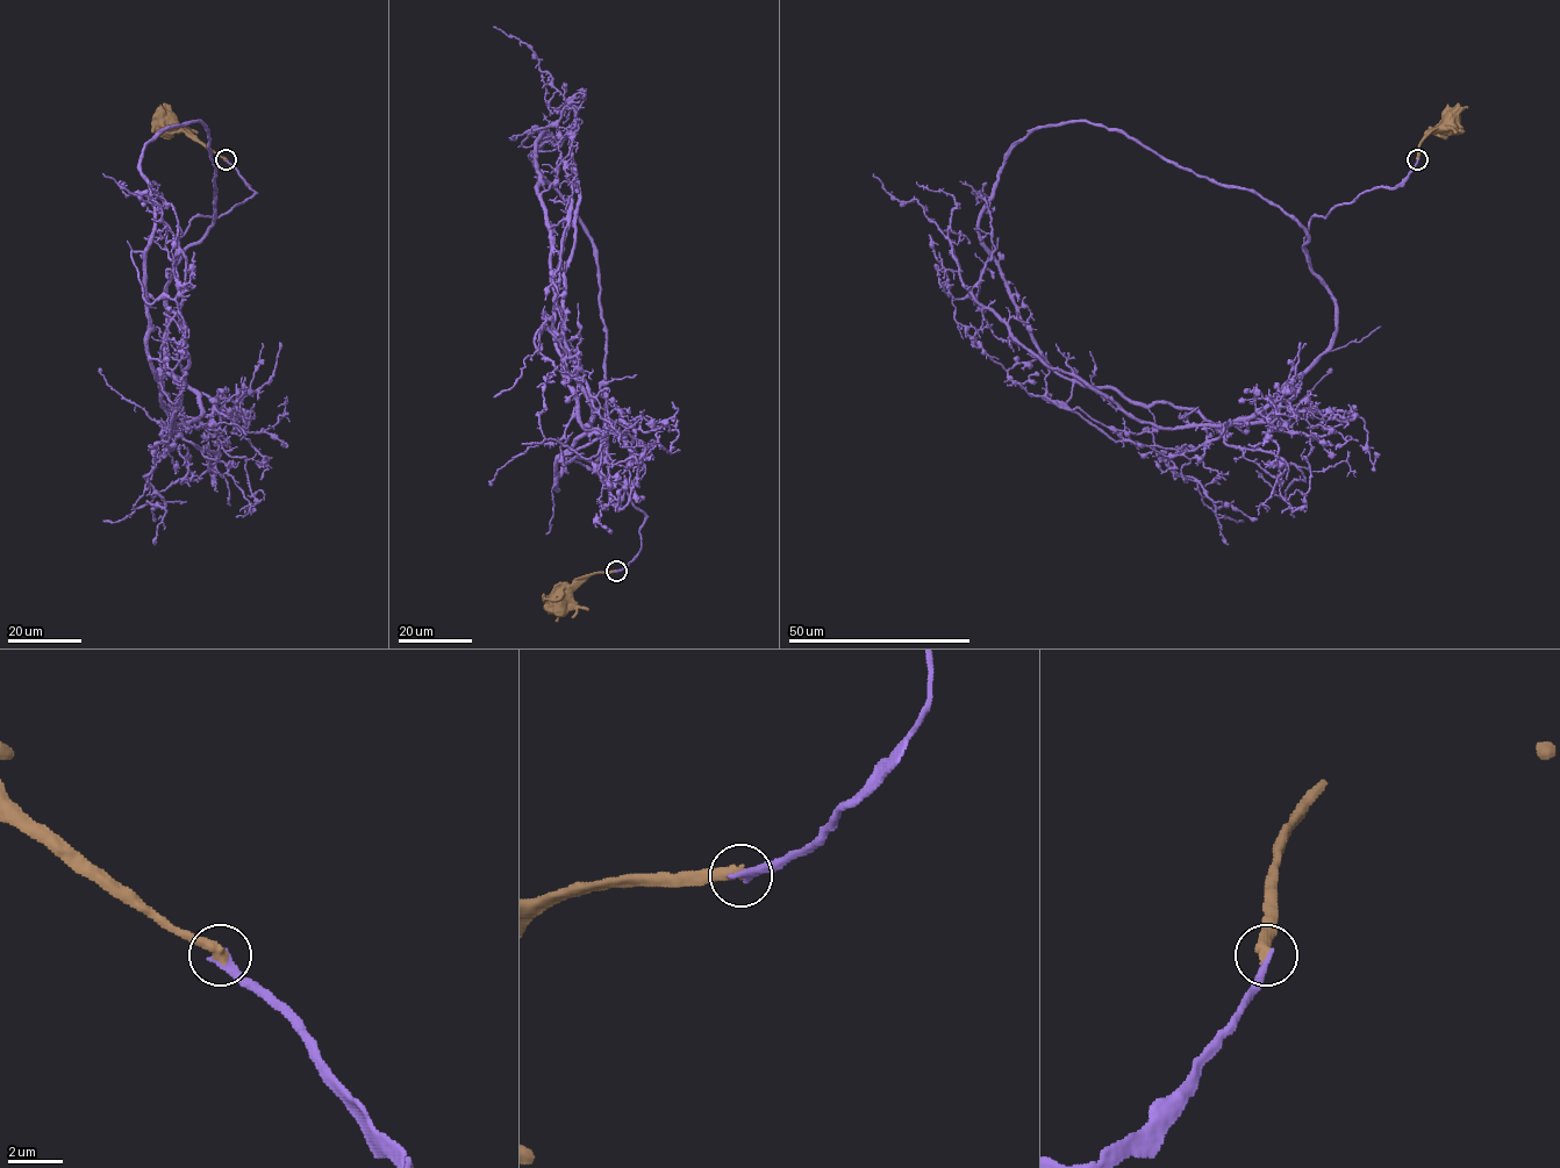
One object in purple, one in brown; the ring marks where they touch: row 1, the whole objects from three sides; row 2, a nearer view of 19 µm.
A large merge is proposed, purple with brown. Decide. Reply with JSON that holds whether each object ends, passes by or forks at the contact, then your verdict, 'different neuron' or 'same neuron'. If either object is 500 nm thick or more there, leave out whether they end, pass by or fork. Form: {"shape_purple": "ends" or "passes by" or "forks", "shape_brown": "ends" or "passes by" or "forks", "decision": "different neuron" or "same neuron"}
{"shape_purple": "ends", "shape_brown": "ends", "decision": "different neuron"}

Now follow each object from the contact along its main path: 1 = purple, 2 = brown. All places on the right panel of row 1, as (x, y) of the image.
1: (1417, 159), (1309, 221), (1329, 346), (1259, 411), (1189, 428), (1044, 365), (873, 173)
2: (1417, 159), (1418, 144), (1432, 131), (1450, 131), (1451, 128)

